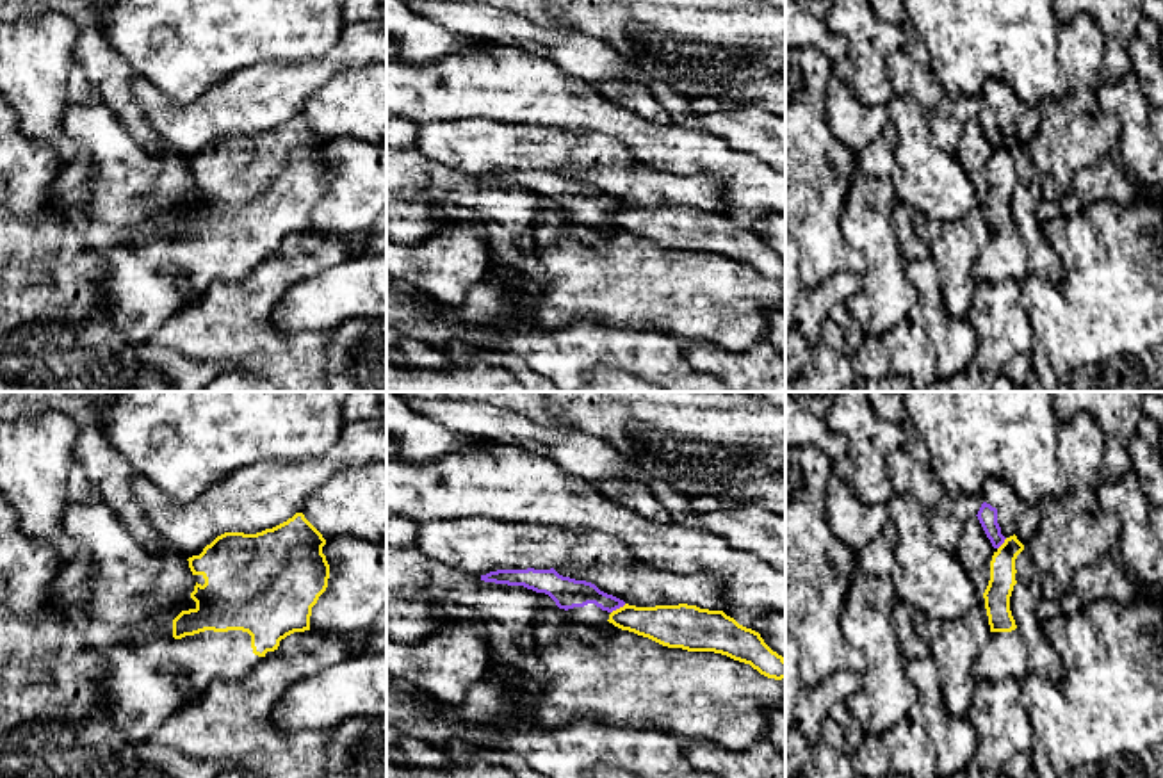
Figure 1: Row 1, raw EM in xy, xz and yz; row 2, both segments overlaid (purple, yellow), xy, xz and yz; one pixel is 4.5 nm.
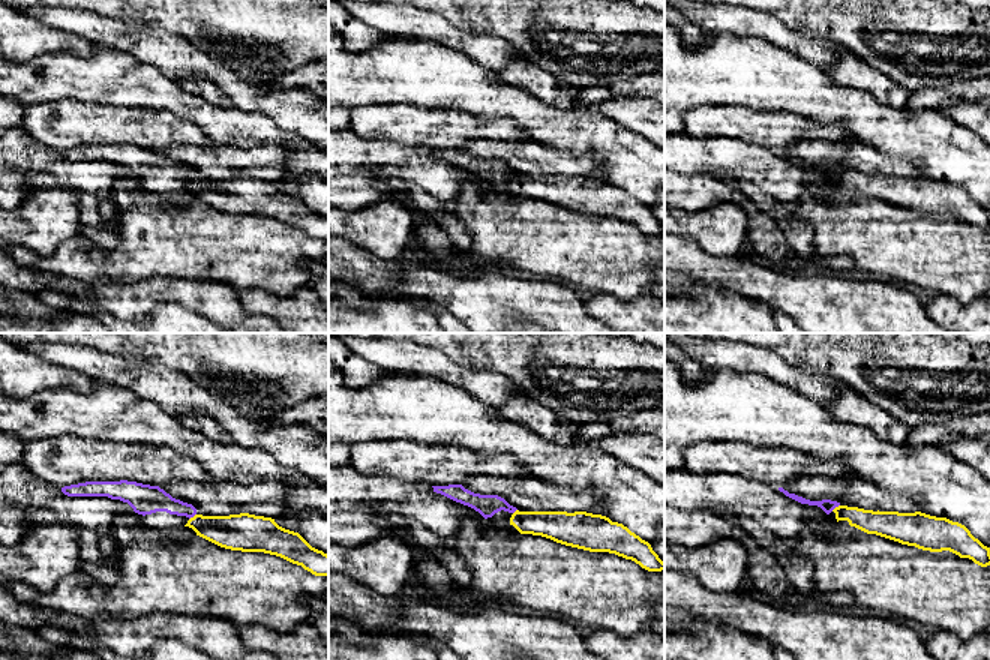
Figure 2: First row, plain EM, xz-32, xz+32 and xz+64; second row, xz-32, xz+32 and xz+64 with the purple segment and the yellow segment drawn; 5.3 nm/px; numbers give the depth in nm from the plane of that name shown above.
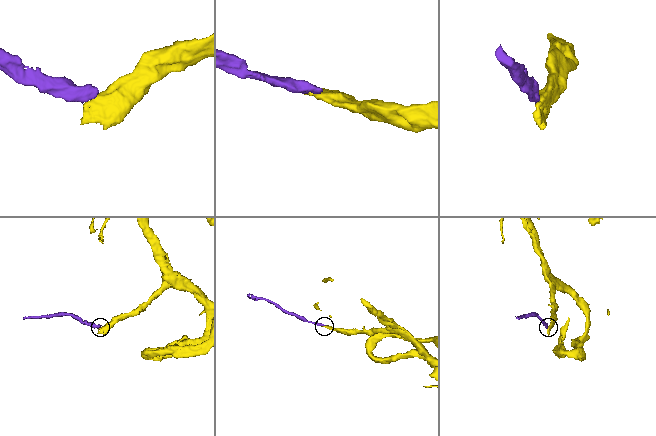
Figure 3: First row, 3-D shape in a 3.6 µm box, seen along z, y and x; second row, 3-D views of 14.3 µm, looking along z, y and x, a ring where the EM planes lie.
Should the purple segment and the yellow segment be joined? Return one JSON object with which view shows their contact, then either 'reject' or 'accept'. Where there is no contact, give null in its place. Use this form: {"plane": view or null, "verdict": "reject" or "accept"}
{"plane": "xz", "verdict": "reject"}

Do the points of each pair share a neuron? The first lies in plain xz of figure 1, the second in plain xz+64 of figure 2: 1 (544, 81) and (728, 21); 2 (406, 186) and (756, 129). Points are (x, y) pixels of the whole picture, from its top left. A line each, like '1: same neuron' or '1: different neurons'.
1: different neurons
2: different neurons

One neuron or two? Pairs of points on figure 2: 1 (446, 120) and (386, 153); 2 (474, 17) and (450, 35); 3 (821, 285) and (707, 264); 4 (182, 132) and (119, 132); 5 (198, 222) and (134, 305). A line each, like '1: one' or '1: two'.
1: two
2: two
3: one
4: one
5: two

